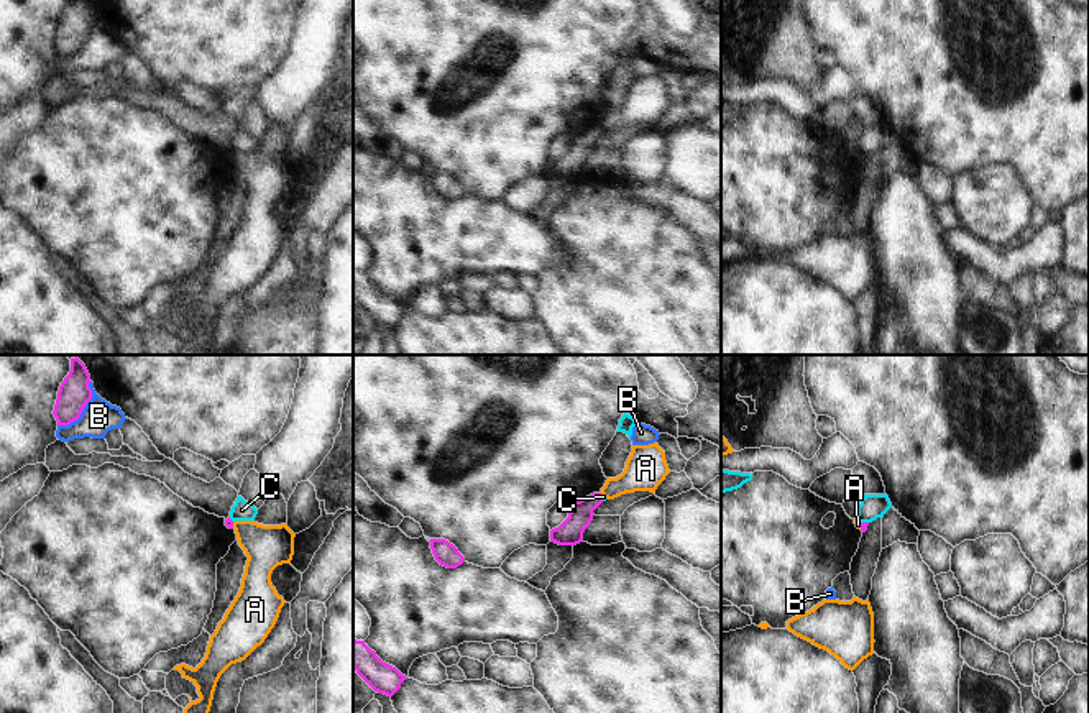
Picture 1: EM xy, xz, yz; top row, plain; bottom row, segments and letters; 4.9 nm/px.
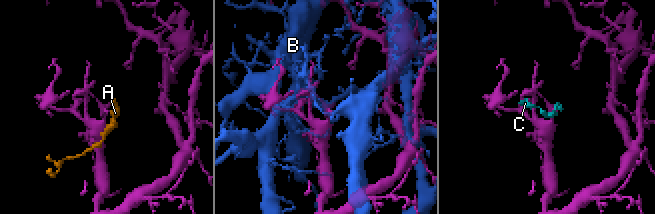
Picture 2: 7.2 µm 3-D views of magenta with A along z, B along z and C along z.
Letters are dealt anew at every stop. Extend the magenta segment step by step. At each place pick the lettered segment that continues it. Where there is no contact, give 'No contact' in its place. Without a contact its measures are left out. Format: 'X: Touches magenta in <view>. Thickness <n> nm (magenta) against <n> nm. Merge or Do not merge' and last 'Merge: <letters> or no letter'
A: Touches magenta in xy. Thickness 50 nm (magenta) against 200 nm. Do not merge
B: Touches magenta in xy. Thickness 160 nm (magenta) against 160 nm. Do not merge
C: Touches magenta in yz. Thickness 30 nm (magenta) against 120 nm. Do not merge
Merge: no letter.

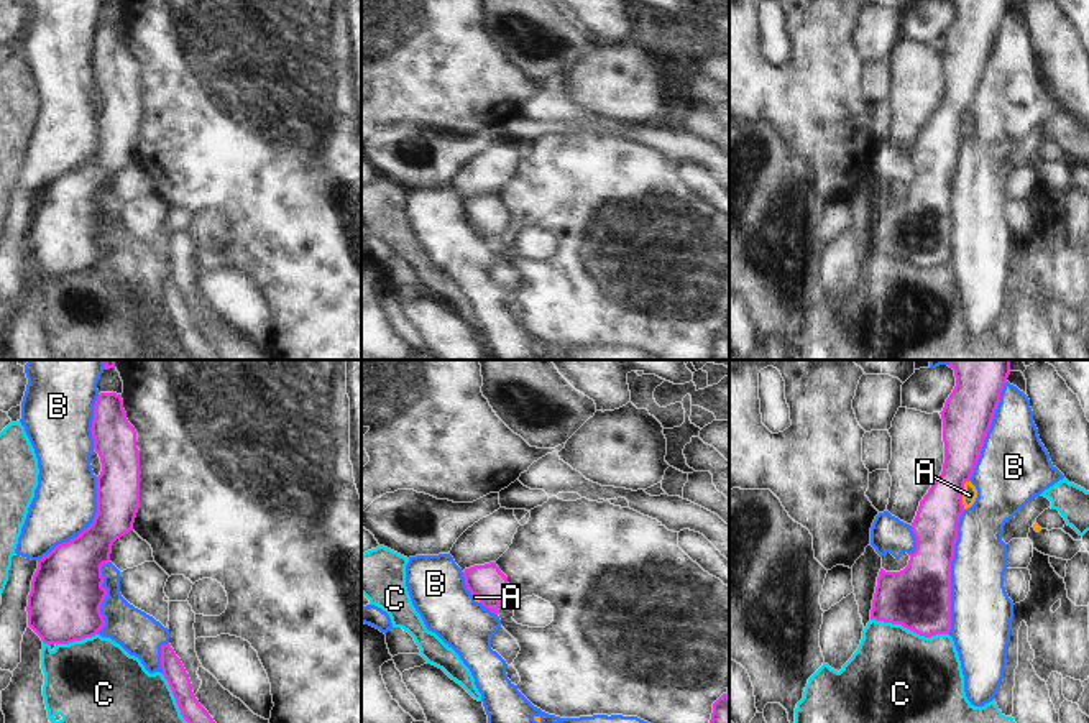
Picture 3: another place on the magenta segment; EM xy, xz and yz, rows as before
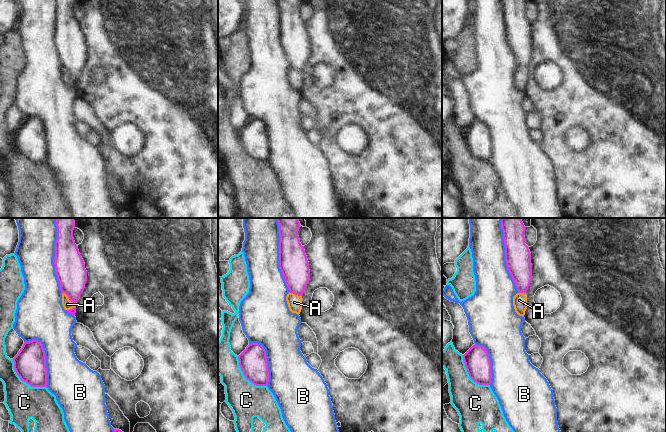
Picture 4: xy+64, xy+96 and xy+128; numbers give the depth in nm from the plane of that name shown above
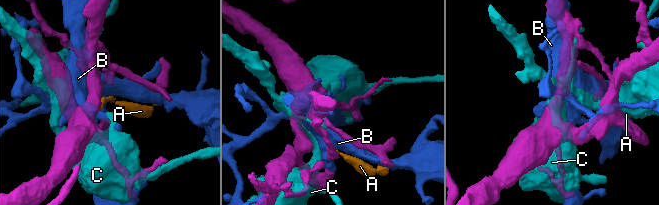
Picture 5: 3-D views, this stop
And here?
A: Touches magenta in yz. Thickness 220 nm (magenta) against 70 nm. Do not merge
B: Touches magenta in yz. Thickness 320 nm (magenta) against 300 nm. Do not merge
C: Touches magenta in yz. Thickness 320 nm (magenta) against 480 nm. Do not merge
Merge: no letter.

